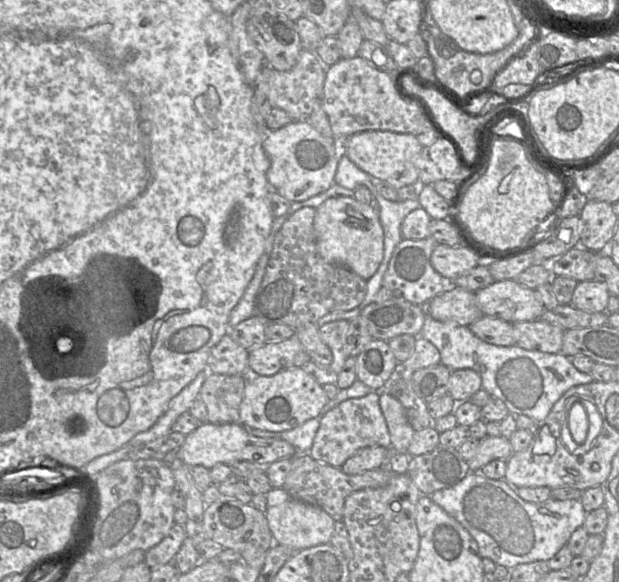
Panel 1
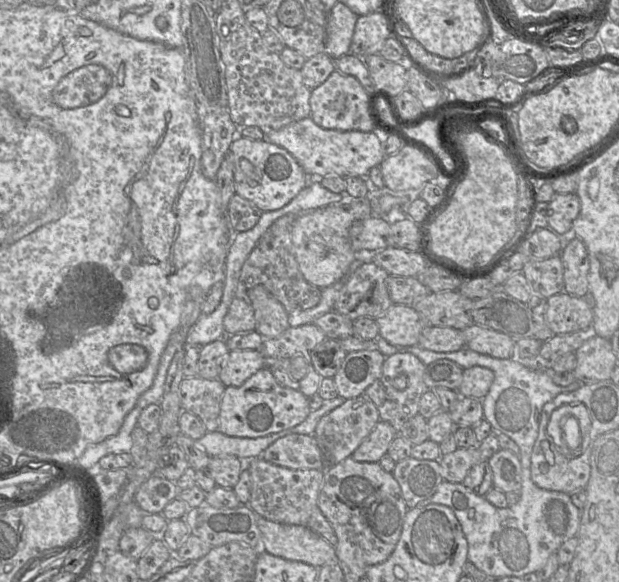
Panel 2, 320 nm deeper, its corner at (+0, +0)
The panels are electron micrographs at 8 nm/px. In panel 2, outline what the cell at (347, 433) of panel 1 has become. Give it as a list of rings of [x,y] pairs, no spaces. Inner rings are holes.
[[[364,395],[347,399],[342,405],[324,415],[315,428],[314,437],[321,449],[325,468],[350,457],[379,421],[380,416],[375,404]]]

